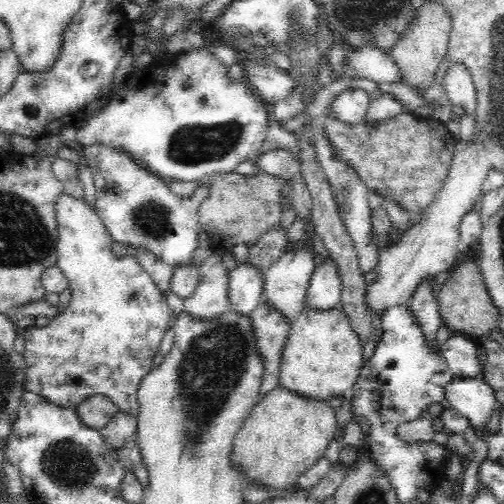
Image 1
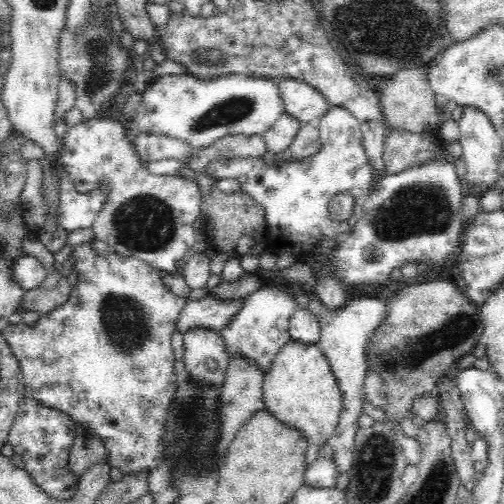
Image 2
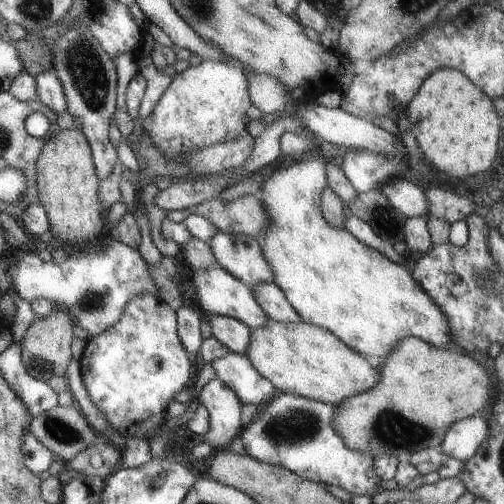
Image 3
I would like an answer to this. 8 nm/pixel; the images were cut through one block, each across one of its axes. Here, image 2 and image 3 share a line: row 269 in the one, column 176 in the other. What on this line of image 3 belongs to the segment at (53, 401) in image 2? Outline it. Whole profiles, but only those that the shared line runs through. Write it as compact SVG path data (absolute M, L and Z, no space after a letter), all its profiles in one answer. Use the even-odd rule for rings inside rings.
M201 60L197 66L189 66L173 76L173 80L169 82L167 90L161 94L151 114L143 120L143 130L153 138L155 146L159 146L167 156L175 158L179 154L191 154L203 150L215 142L233 140L247 126L243 114L249 106L251 106L251 98L249 98L249 82L245 70L225 60L223 62Z

